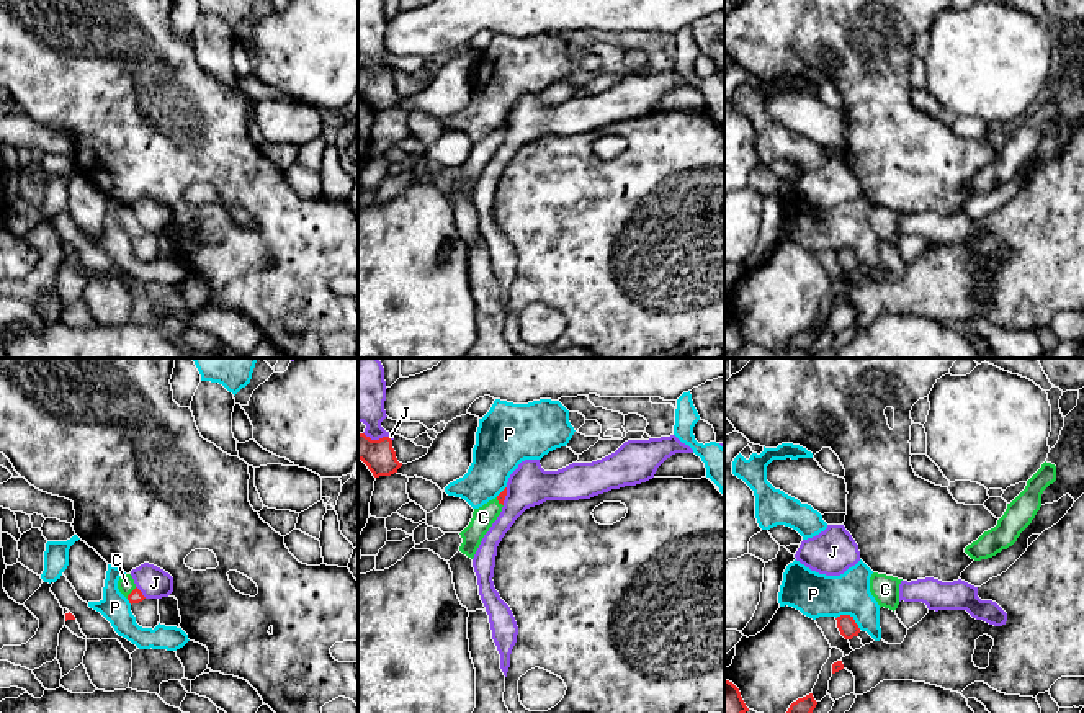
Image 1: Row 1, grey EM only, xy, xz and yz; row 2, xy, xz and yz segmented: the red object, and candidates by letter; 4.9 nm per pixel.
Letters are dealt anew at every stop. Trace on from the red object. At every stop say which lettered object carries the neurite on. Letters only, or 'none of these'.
C

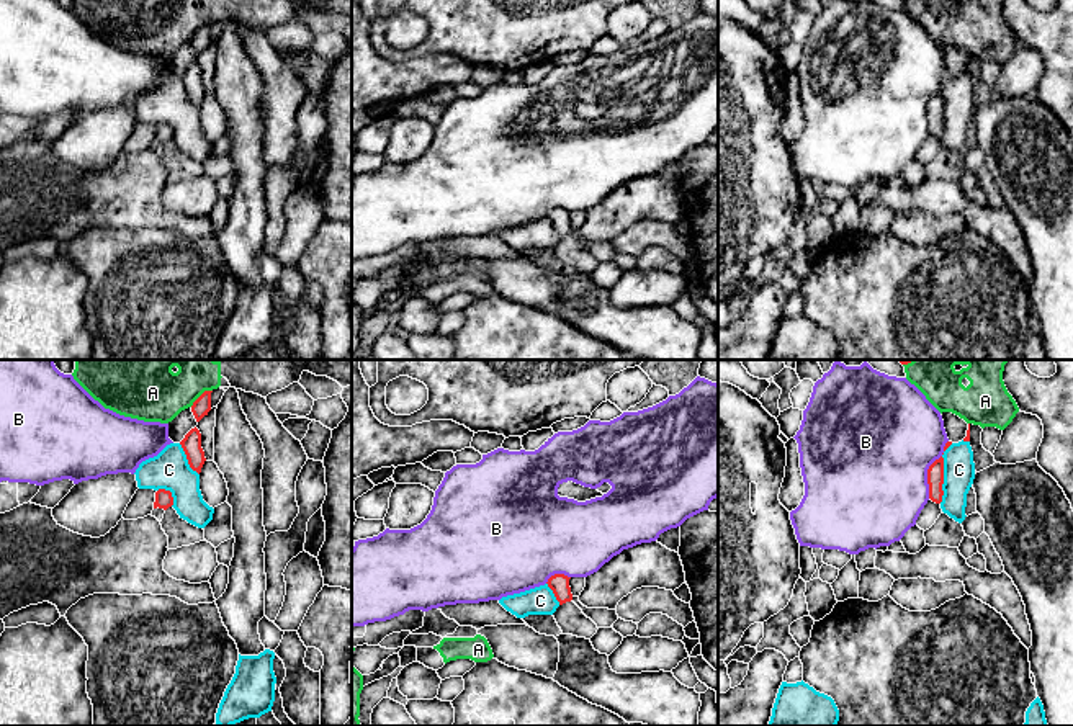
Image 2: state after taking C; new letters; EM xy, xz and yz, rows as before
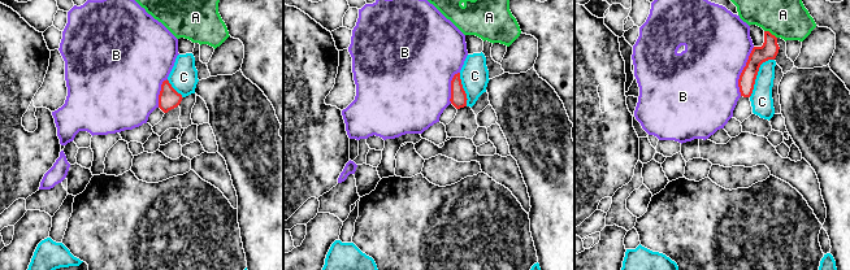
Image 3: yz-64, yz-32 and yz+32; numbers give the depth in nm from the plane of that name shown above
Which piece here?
none of these

